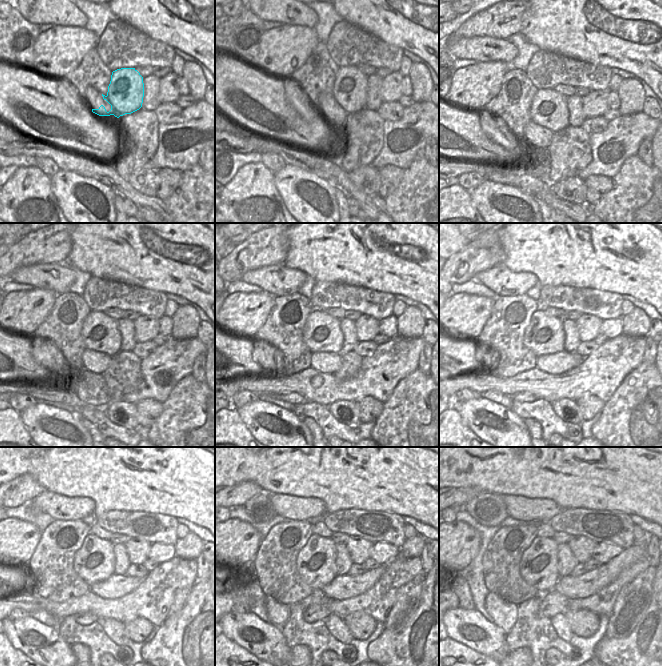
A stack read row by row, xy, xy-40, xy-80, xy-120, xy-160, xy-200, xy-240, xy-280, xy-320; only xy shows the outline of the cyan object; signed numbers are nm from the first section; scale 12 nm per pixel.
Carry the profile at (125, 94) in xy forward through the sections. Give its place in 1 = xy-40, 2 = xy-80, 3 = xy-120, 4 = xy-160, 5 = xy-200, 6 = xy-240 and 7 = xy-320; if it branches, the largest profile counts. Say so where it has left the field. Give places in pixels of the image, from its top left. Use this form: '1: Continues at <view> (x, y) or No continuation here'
1: Continues at xy-40 (349, 95)
2: Continues at xy-80 (548, 109)
3: Continues at xy-120 (100, 333)
4: Continues at xy-160 (321, 333)
5: Continues at xy-200 (544, 335)
6: Continues at xy-240 (94, 562)
7: Continues at xy-320 (538, 566).

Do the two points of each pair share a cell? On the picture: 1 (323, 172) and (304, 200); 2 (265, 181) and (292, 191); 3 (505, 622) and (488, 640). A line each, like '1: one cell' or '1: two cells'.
1: two cells
2: two cells
3: two cells

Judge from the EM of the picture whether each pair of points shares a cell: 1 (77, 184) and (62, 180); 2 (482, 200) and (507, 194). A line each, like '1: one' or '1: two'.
1: one
2: one

